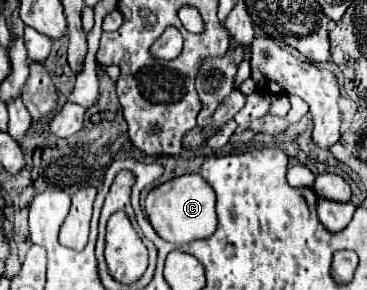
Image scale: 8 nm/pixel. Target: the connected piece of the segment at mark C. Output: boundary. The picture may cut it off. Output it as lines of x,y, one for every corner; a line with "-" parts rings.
184,174
156,186
146,196
146,214
160,238
174,244
186,244
192,240
208,238
216,230
214,202
214,190
208,186
208,182
202,180
200,174

